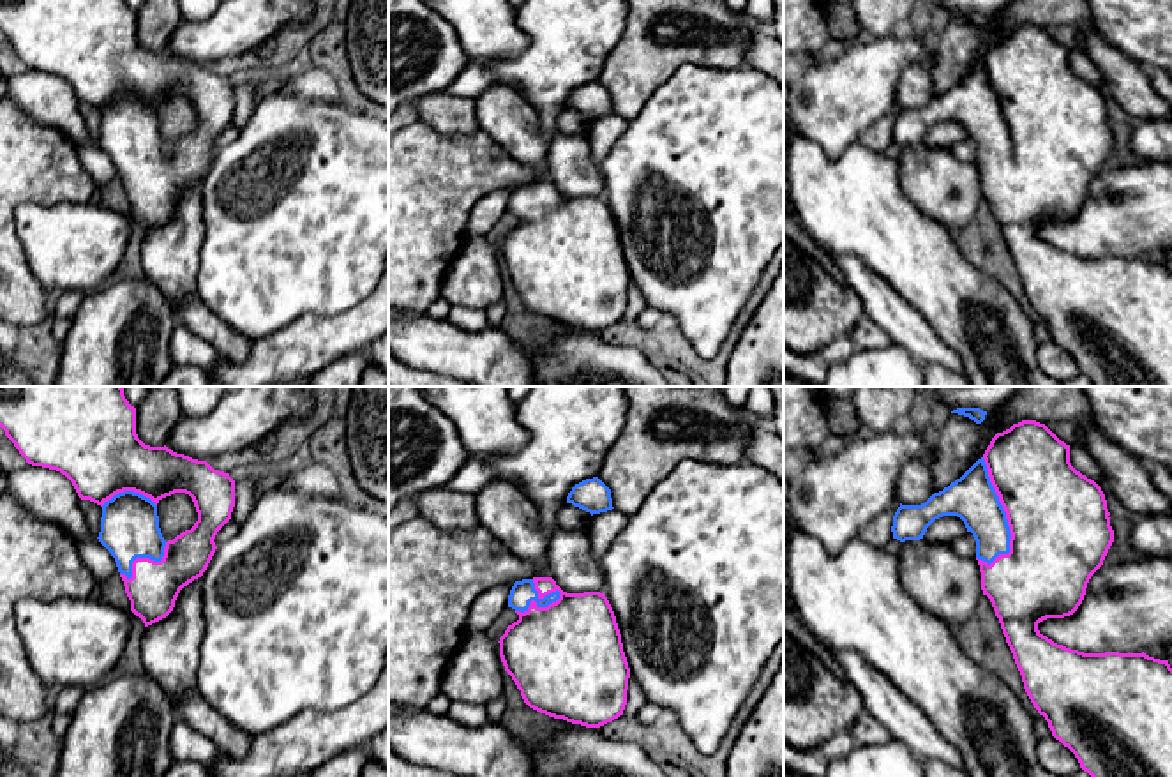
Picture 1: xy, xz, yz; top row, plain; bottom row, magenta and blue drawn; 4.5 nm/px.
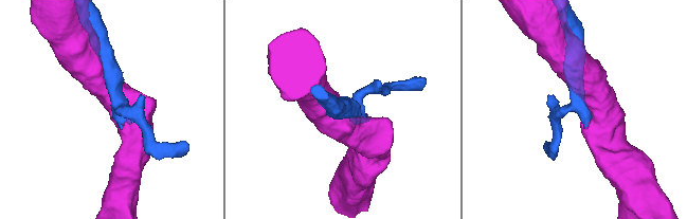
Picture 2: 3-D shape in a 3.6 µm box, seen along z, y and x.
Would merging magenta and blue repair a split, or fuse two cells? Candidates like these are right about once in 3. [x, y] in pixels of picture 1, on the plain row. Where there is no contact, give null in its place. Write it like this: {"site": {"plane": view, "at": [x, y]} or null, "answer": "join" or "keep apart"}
{"site": {"plane": "yz", "at": [1006, 119]}, "answer": "join"}

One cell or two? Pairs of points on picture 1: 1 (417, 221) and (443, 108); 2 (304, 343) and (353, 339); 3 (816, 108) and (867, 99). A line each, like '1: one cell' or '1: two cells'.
1: two cells
2: one cell
3: one cell

